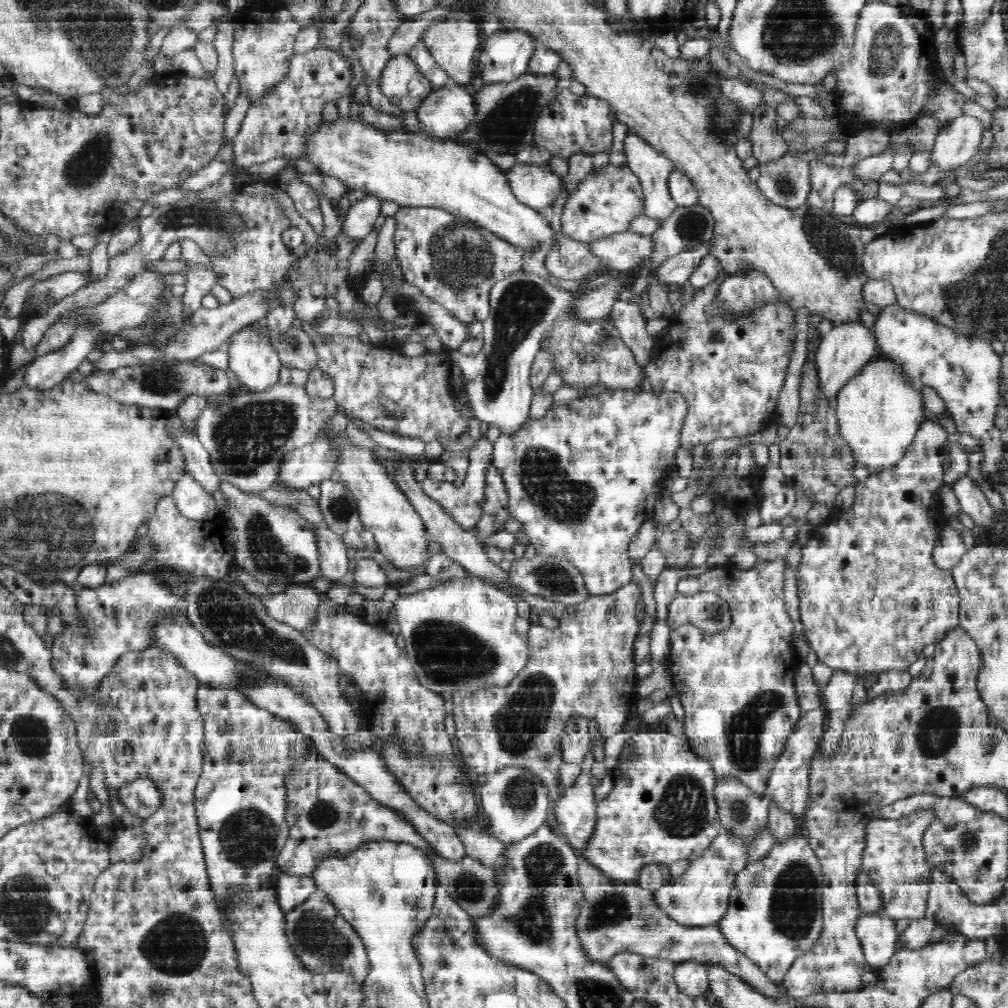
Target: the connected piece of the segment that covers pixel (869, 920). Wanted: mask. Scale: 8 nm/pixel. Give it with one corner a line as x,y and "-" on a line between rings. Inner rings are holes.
862,912
856,921
855,933
863,945
866,962
881,973
899,948
895,920
880,912

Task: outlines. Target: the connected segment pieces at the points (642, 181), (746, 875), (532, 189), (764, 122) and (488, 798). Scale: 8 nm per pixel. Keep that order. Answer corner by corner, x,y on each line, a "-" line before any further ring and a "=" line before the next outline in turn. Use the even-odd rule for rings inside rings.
629,132
623,142
624,154
628,161
627,168
639,178
639,184
643,190
643,214
648,218
658,220
661,224
664,224
664,220
668,220
668,216
678,207
675,200
672,200
668,188
668,177
671,175
671,172
675,170
674,164
663,157
661,153
658,153
654,147
635,133
=
796,829
791,837
784,842
775,842
763,859
747,861
743,870
735,876
730,894
731,903
724,918
718,922
730,946
758,965
779,987
788,969
814,946
823,929
823,872
820,859
812,851
803,830
=
517,163
504,173
515,197
539,212
555,204
562,188
562,178
552,171
549,164
=
761,102
753,111
754,122
749,139
753,145
753,158
758,167
783,159
789,152
782,130
777,125
776,111
=
522,767
500,768
496,772
488,773
485,784
479,785
479,794
480,804
484,810
483,814
487,817
491,831
506,846
528,838
530,834
538,830
538,827
548,821
548,787
544,787
544,783
540,782
536,775

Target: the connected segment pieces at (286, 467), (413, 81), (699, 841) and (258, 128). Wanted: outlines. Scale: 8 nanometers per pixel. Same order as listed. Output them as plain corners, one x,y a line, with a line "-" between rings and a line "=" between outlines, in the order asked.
318,437
312,444
290,450
280,464
276,482
292,490
308,489
312,484
319,484
332,479
336,472
336,451
332,443
=
408,54
393,56
384,67
381,92
402,111
417,111
421,102
434,92
432,84
=
638,730
635,735
629,738
627,744
635,749
633,760
630,763
618,765
616,769
608,771
614,778
615,783
613,789
608,793
606,798
603,800
600,799
600,802
598,802
594,836
590,842
588,842
588,846
583,848
581,852
578,852
586,860
590,860
591,864
594,864
596,868
599,868
606,878
618,882
634,881
639,875
639,872
647,865
659,865
660,863
664,863
668,866
669,864
675,863
677,860
696,860
704,854
704,851
710,848
711,843
723,832
723,826
719,819
717,802
715,801
714,795
717,776
706,757
700,757
695,752
691,751
690,742
685,736
674,736
664,730
=
322,41
304,54
290,56
288,72
284,74
281,84
270,89
264,97
250,102
241,130
232,139
236,168
247,171
254,164
281,157
304,159
306,134
320,125
329,101
338,104
352,94
352,88
349,88
352,80
354,73
347,57
326,47

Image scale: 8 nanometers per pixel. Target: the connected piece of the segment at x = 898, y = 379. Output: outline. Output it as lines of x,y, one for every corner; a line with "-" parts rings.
872,359
854,378
841,388
834,398
835,413
839,422
839,433
851,448
859,465
869,468
871,474
896,464
912,444
917,428
927,417
924,415
924,401
919,385
914,383
903,369
890,359

